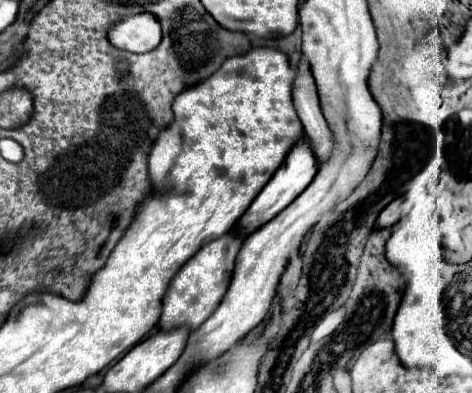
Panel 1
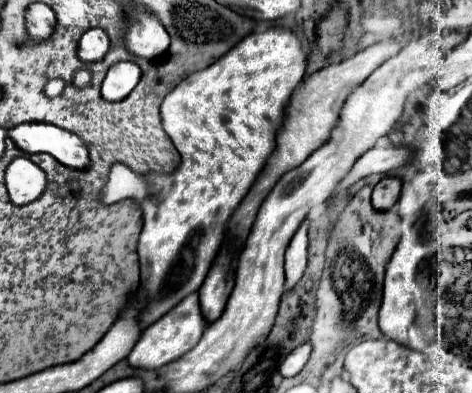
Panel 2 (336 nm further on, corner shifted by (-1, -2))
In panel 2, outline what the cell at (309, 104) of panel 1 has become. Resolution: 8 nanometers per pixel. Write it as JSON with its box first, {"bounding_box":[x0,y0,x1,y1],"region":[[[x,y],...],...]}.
{"bounding_box":[286,221,308,287],"region":[[[304,221],[298,231],[294,233],[288,249],[286,249],[286,283],[288,287],[294,287],[304,269],[306,269],[306,261],[308,261],[308,221]]]}

